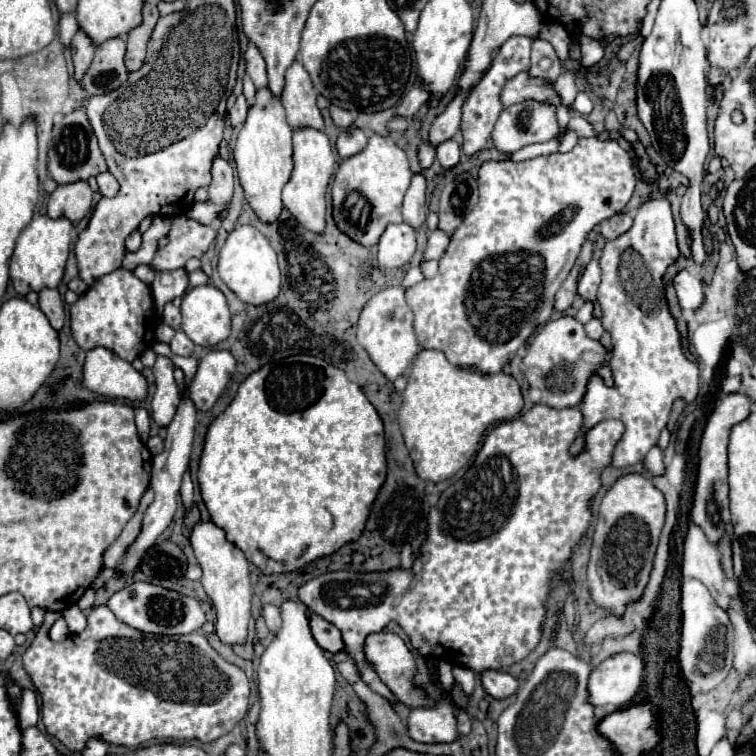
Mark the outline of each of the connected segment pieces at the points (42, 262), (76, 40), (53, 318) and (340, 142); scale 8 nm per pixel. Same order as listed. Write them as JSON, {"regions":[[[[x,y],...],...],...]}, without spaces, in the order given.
{"regions":[[[[35,215],[33,221],[19,235],[11,257],[9,277],[17,295],[25,297],[29,291],[39,293],[45,287],[57,287],[65,273],[65,263],[71,247],[73,223],[69,219],[49,219],[45,215]]],[[[77,31],[71,43],[71,53],[73,53],[73,67],[75,67],[75,81],[81,83],[83,75],[87,73],[89,65],[93,63],[93,55],[95,55],[95,45],[91,43],[91,39],[83,33]]],[[[45,289],[45,291],[39,293],[39,309],[47,315],[51,327],[55,331],[63,329],[65,305],[63,305],[63,297],[59,295],[57,289]]],[[[349,129],[349,131],[343,131],[339,137],[337,137],[337,153],[347,159],[351,155],[357,155],[359,151],[363,151],[367,145],[367,135],[365,131],[361,129]]]]}

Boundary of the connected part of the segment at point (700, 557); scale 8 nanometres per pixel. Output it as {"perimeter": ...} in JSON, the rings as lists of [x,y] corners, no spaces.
{"perimeter":[[[691,523],[683,548],[683,575],[699,579],[717,603],[727,609],[729,603],[740,593],[737,580],[728,579],[721,567],[721,555],[717,545],[709,543],[700,527]]]}

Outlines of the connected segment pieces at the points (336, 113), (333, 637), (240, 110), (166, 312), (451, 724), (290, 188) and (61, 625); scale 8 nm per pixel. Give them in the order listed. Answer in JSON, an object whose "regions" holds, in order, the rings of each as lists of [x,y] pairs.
{"regions":[[[[331,105],[331,119],[333,119],[333,123],[337,127],[343,127],[343,129],[347,129],[347,127],[353,125],[353,115],[349,111],[337,107],[337,105]]],[[[311,613],[309,615],[309,627],[311,627],[311,633],[313,633],[313,639],[317,641],[317,645],[325,651],[331,651],[331,653],[337,653],[343,649],[343,641],[341,641],[341,631],[331,625],[329,621],[321,619],[319,615]]],[[[241,95],[237,97],[235,105],[227,111],[227,123],[235,127],[235,125],[241,125],[245,119],[247,119],[247,103],[245,103],[245,97]]],[[[169,301],[165,305],[165,309],[163,309],[163,323],[167,323],[173,329],[179,329],[179,325],[181,325],[181,309],[179,309],[179,305],[175,301]]],[[[443,701],[431,709],[411,709],[407,729],[419,743],[453,743],[457,739],[457,720],[452,703]]],[[[305,127],[293,133],[293,175],[291,181],[283,187],[283,205],[285,209],[311,233],[321,235],[325,231],[325,209],[327,209],[327,187],[335,173],[335,155],[333,147],[323,131]]],[[[59,617],[59,619],[51,625],[51,629],[49,629],[49,639],[51,639],[51,641],[63,641],[67,635],[69,635],[67,623],[65,623],[63,617]]]]}

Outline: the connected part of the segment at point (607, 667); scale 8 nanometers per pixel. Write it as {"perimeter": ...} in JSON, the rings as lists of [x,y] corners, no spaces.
{"perimeter":[[[619,653],[607,657],[597,665],[587,683],[587,703],[611,705],[613,709],[627,707],[637,695],[643,679],[643,661],[631,653]]]}

